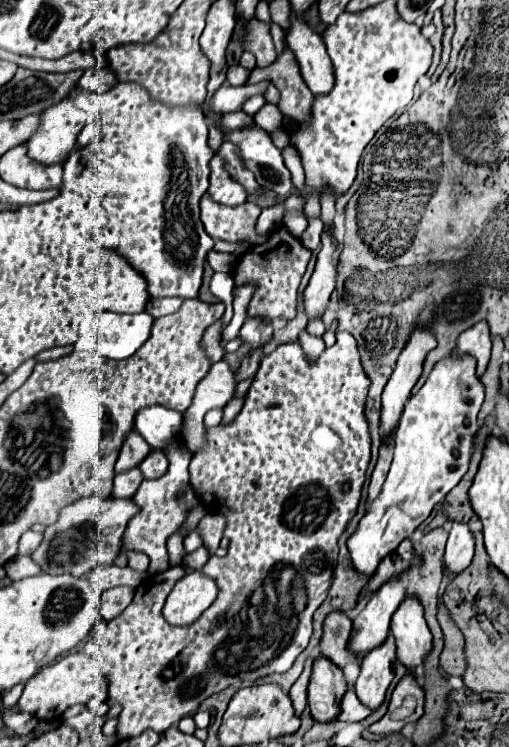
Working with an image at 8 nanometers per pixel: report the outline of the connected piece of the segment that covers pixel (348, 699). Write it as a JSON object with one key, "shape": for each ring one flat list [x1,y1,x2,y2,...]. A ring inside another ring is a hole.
{"shape":[[350,688,344,694,344,698,342,698,342,710,340,710,338,720,344,720,344,722,362,722,366,716,370,716,370,712,372,710,368,710,368,706,364,706,358,700,354,688]]}

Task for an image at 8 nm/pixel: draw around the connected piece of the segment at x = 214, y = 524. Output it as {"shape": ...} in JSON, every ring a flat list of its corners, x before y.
{"shape":[[206,514,200,524,198,524,198,532,204,540,204,546,214,554,220,540,222,540,222,534,224,534,224,526,226,526,226,518,222,514]]}

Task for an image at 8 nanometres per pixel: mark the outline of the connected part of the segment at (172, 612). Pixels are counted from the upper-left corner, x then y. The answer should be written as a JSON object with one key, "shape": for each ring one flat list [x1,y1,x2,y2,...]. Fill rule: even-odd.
{"shape":[[188,572,182,576,168,596,168,622,174,626,188,626,214,602,218,588,214,580,202,572]]}

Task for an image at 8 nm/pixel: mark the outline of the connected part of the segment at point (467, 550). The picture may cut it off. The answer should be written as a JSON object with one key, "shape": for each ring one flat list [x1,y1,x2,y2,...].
{"shape":[[452,522,444,554,446,568,456,576,470,566,472,556,474,556,474,534,470,526,464,522]]}

